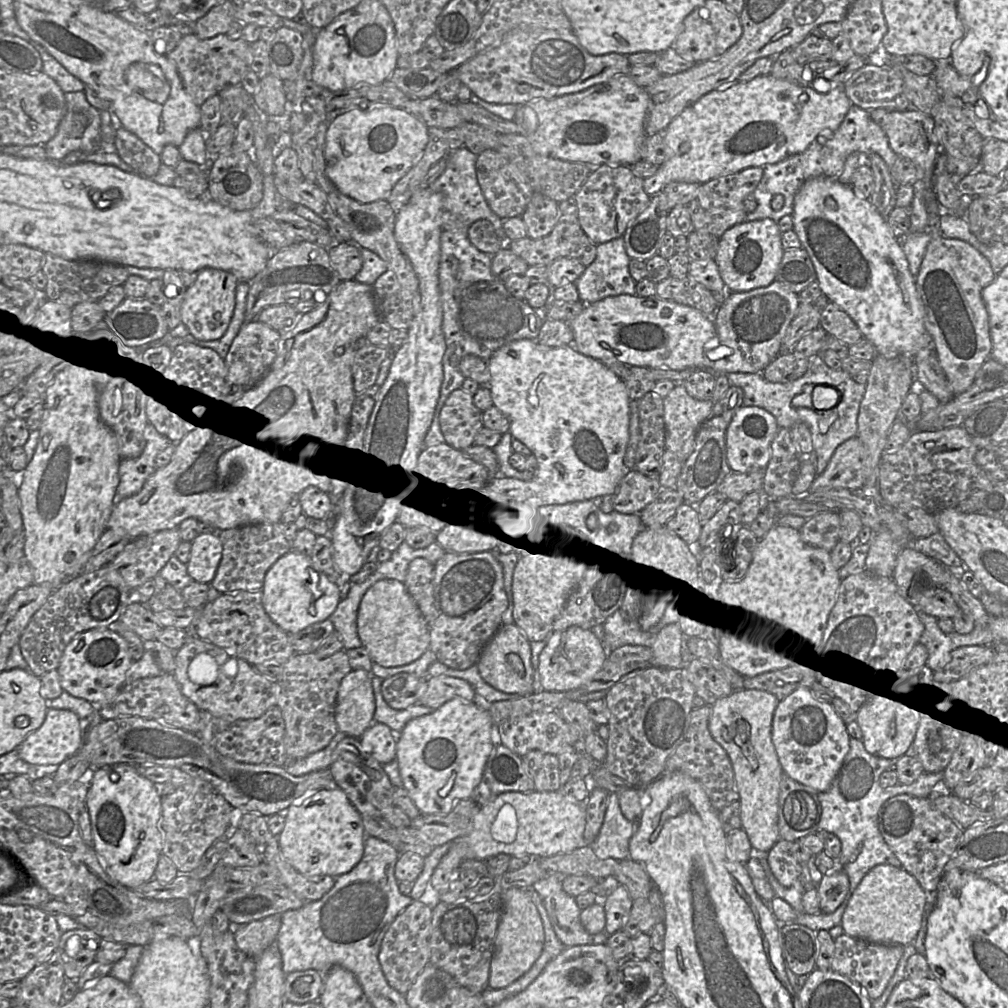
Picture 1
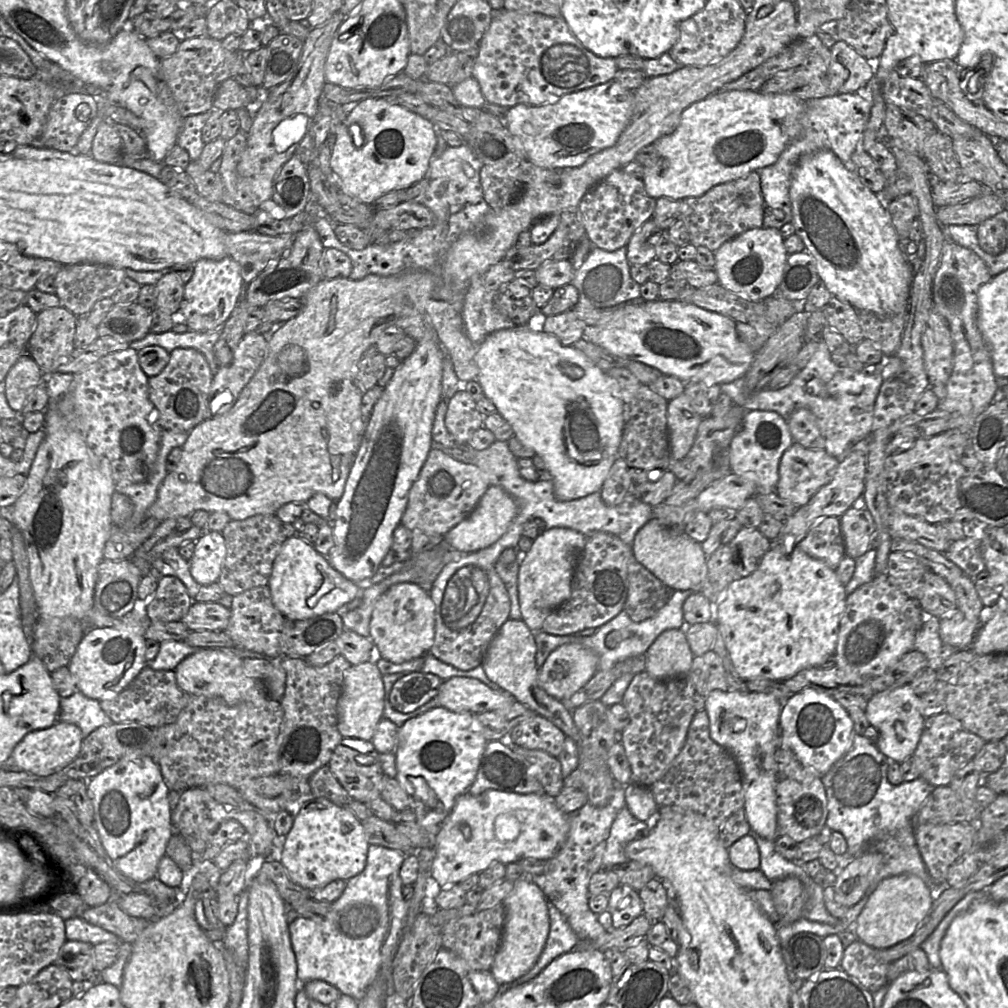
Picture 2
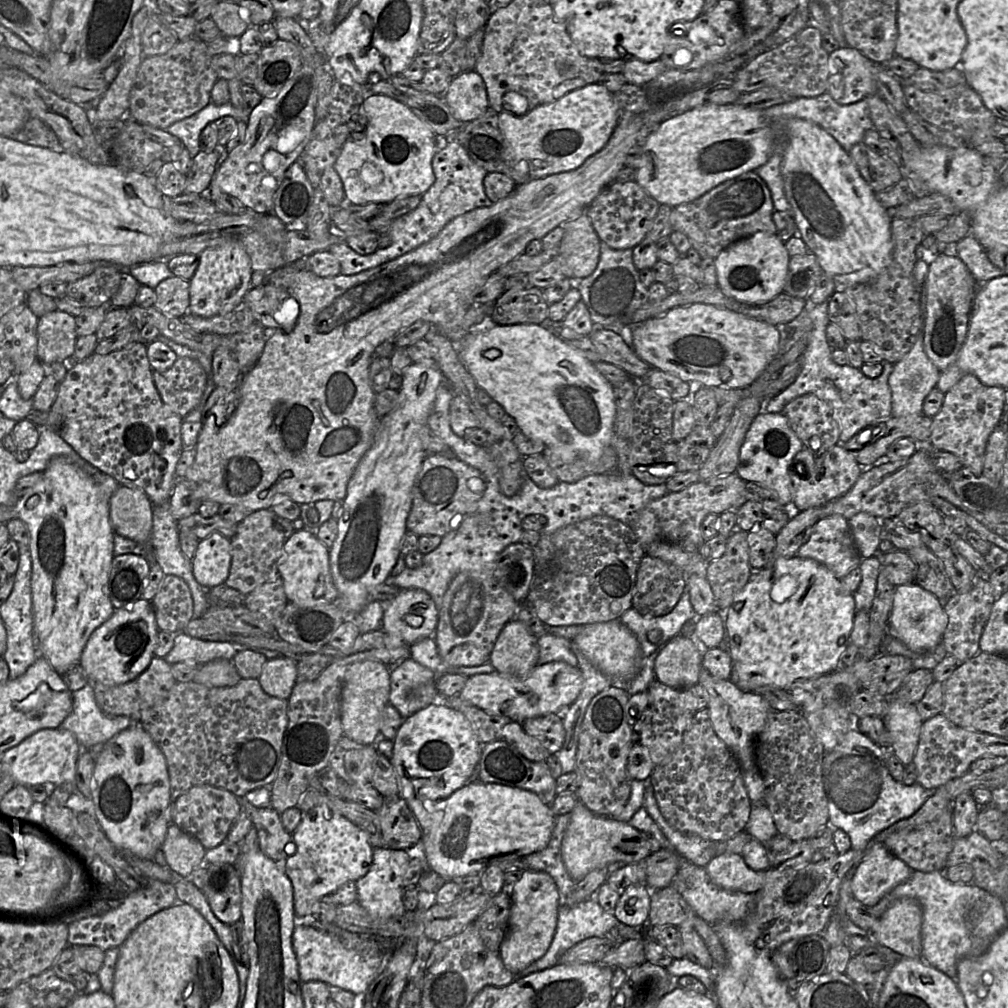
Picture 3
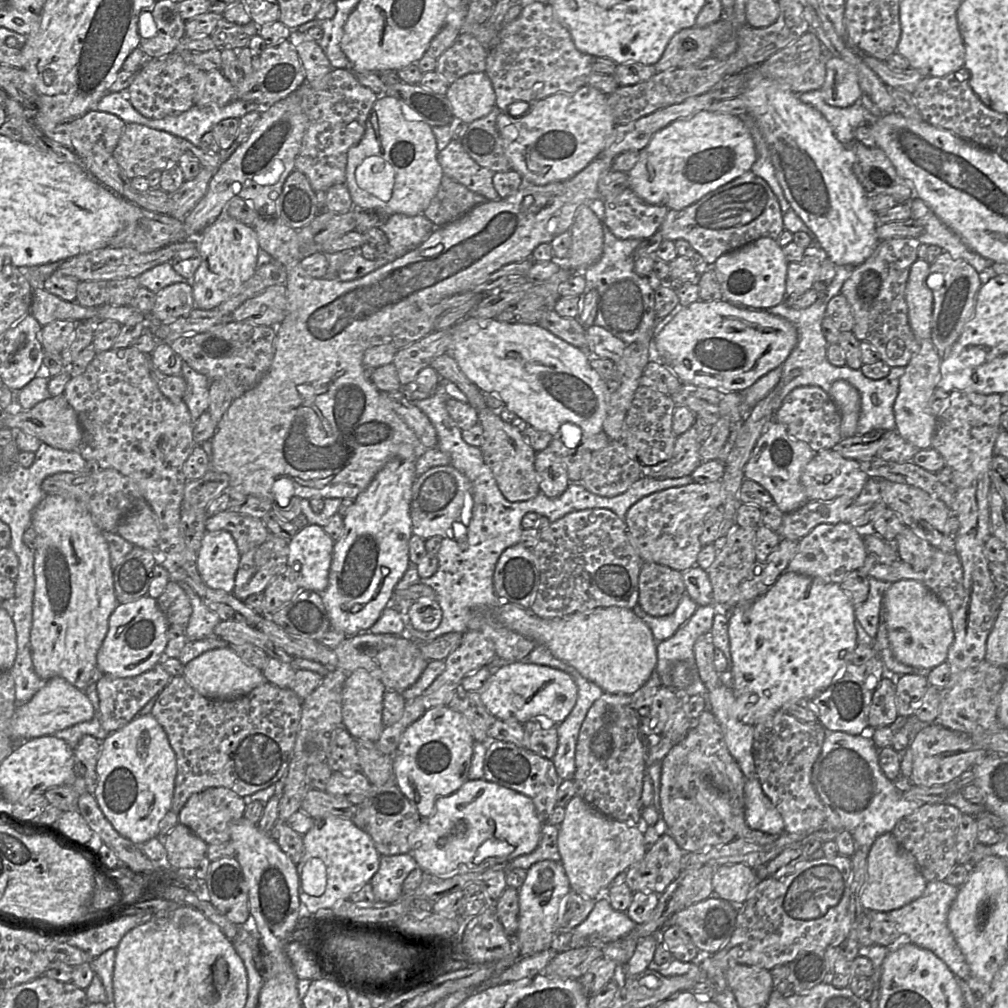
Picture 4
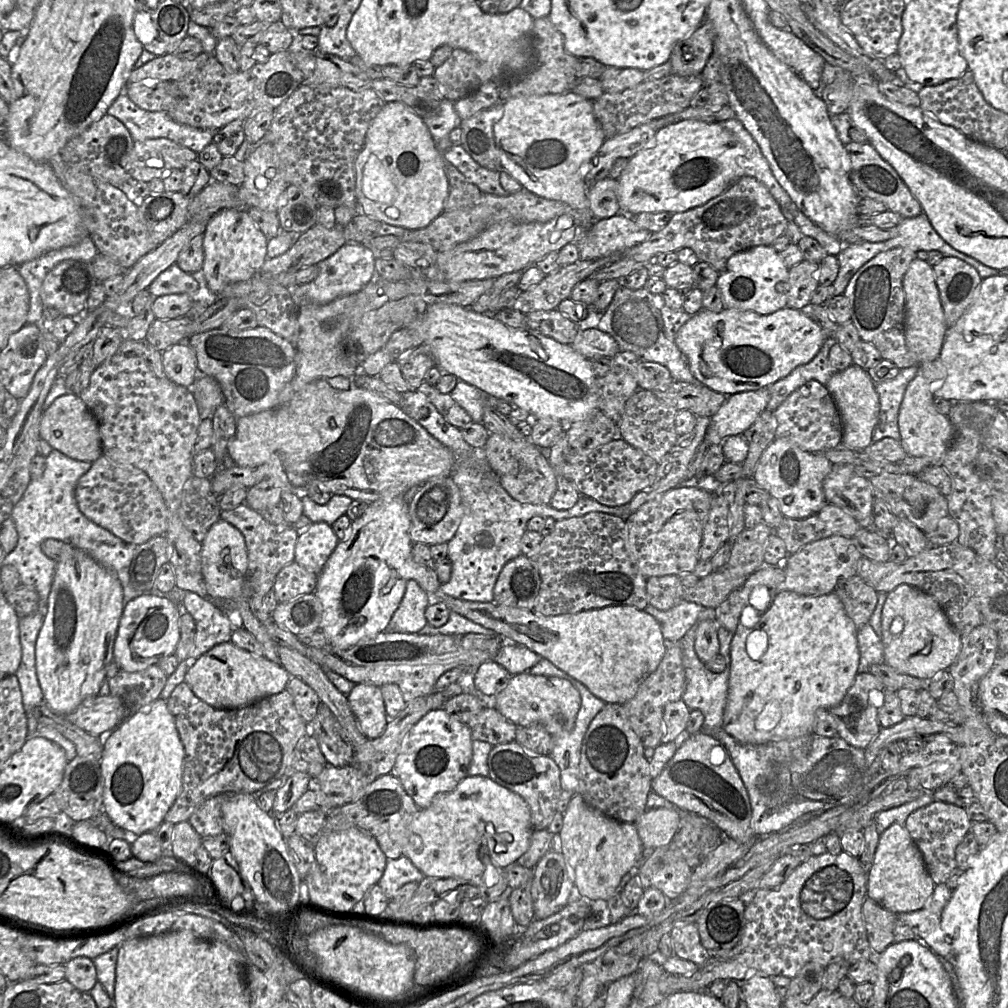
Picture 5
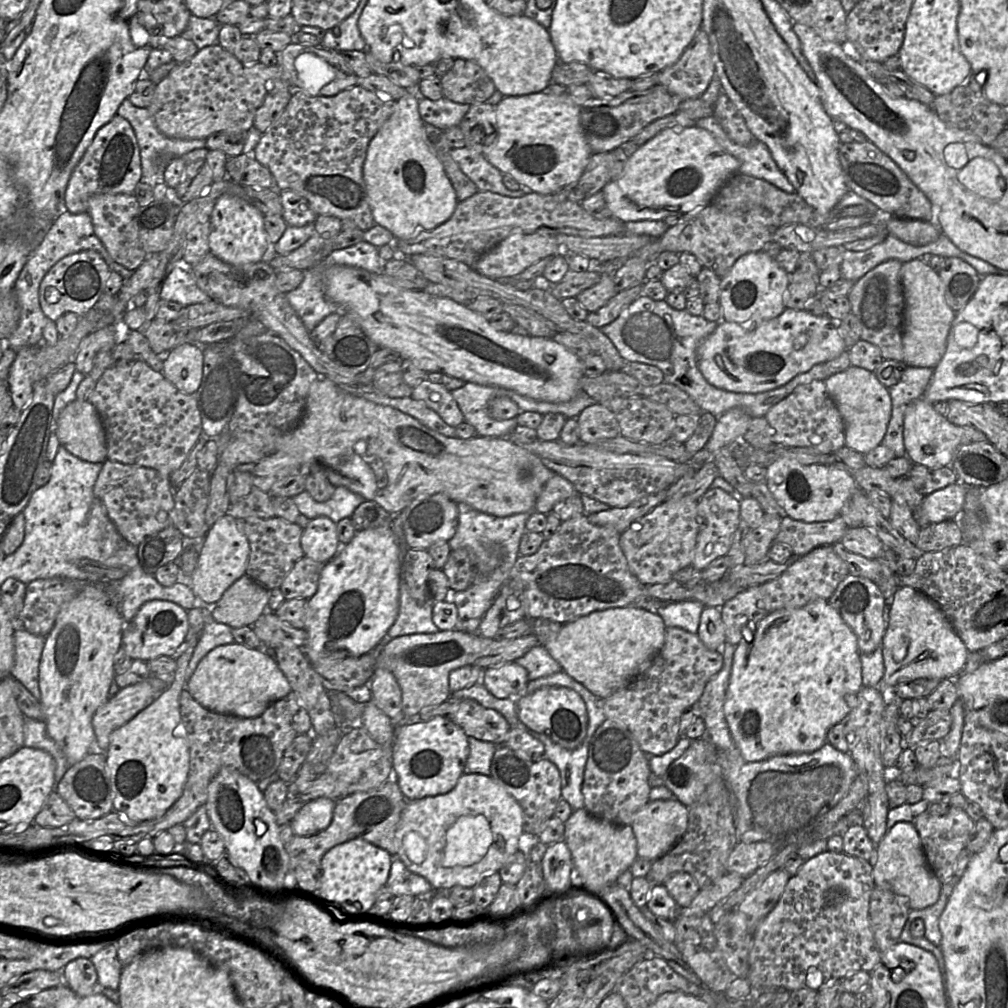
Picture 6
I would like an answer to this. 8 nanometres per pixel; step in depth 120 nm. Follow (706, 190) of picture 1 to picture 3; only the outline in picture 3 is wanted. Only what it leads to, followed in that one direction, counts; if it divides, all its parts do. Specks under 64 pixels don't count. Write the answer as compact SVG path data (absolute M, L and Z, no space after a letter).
M748 171L712 188L694 201L673 207L672 231L685 234L702 258L715 259L732 243L758 231L777 234L772 215L775 211L771 192L765 181Z

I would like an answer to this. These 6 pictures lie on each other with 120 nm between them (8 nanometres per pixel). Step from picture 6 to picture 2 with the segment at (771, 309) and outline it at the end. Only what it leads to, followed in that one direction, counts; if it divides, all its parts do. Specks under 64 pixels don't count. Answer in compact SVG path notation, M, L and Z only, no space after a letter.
M752 228L723 243L715 251L718 284L750 301L764 301L778 293L788 253L777 228Z

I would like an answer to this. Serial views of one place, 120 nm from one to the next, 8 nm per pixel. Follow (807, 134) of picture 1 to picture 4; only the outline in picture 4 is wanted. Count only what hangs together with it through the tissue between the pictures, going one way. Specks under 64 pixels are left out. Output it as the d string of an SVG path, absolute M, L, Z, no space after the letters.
M700 111L691 118L672 122L653 135L645 148L639 151L635 166L627 173L629 188L643 201L663 205L669 210L682 210L705 195L750 171L757 160L753 138L738 116L711 111Z

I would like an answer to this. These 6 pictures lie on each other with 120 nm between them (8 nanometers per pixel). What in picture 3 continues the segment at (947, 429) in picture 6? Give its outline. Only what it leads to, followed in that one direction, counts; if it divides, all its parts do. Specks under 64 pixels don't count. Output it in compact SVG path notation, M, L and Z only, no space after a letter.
M924 323L912 349L894 364L888 384L892 417L923 414L923 401L936 387L940 371L924 350Z

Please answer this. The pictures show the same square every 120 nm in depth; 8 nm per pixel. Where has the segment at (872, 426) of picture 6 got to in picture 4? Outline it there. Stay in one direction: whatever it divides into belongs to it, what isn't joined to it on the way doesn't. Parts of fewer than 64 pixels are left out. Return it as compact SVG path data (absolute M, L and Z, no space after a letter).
M837 380L829 392L841 415L841 436L848 438L856 435L861 400L857 389L845 380Z

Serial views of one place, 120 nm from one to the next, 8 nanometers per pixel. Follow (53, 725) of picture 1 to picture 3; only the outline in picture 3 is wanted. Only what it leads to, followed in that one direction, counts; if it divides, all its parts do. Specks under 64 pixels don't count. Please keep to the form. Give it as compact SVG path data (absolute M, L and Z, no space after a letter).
M42 729L7 750L1 762L8 767L16 785L65 788L71 794L67 807L74 813L86 812L96 816L92 799L85 797L76 786L76 766L82 750L72 732L64 729Z

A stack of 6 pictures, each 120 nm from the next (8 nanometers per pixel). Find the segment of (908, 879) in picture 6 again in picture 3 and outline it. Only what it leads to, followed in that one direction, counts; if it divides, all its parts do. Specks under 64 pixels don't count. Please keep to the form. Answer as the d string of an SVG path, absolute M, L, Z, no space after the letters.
M873 841L866 850L862 860L856 866L851 882L852 896L868 907L875 906L891 890L907 881L913 871L915 870L894 856L885 847L884 843Z

